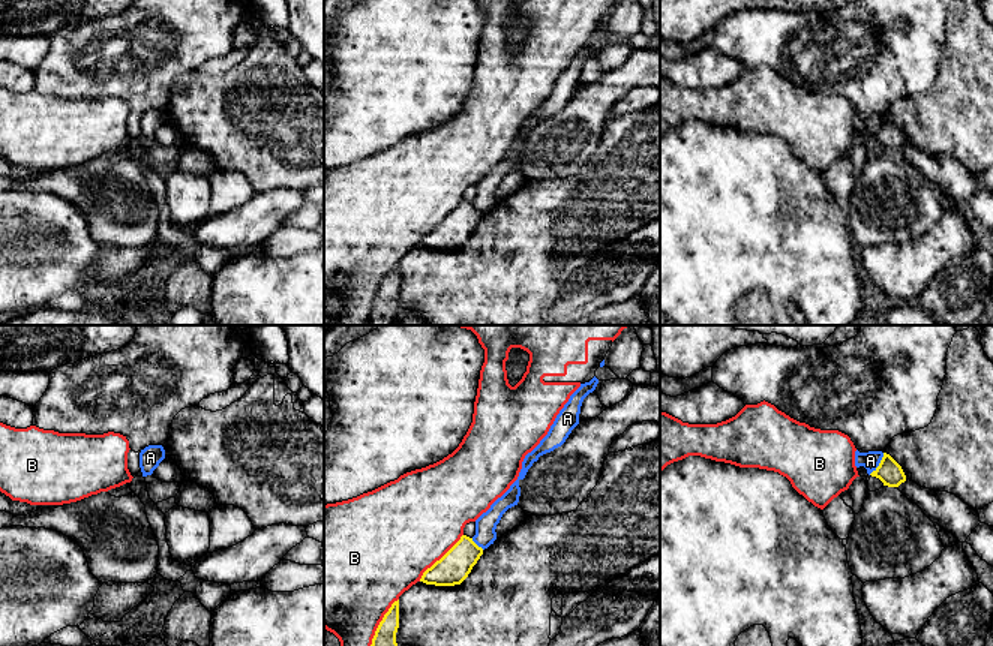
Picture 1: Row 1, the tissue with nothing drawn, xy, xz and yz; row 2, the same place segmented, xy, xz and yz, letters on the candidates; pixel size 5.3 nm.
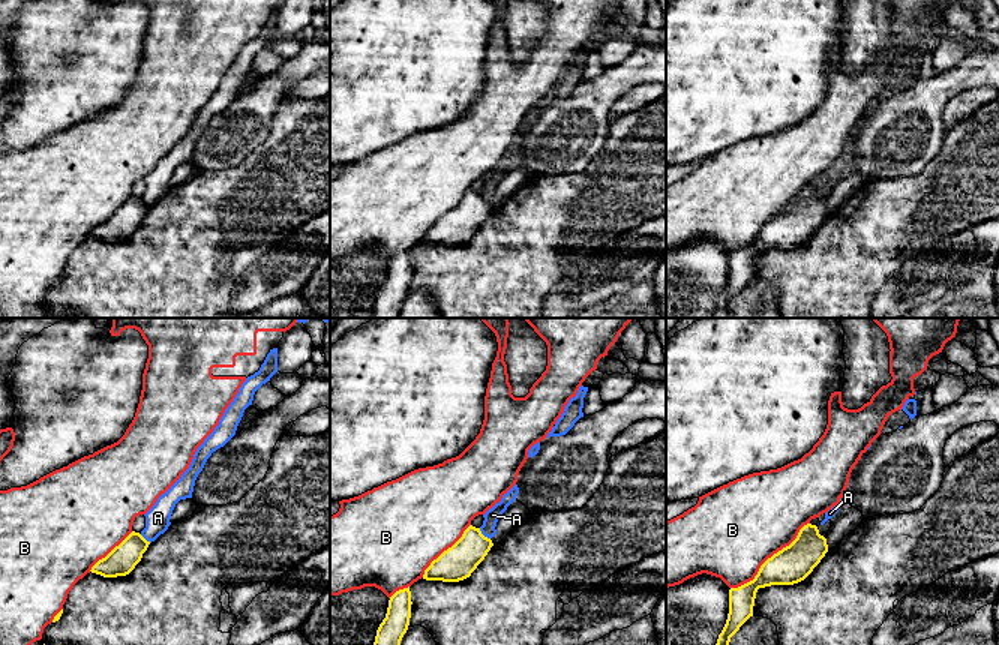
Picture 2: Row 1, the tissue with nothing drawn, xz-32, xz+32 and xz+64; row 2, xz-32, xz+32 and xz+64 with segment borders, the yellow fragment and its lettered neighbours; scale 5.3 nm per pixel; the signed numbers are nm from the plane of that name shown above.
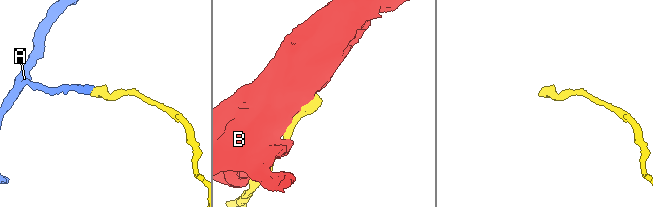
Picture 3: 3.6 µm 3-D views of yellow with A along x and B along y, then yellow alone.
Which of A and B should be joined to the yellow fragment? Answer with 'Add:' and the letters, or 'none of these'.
Add: none of these

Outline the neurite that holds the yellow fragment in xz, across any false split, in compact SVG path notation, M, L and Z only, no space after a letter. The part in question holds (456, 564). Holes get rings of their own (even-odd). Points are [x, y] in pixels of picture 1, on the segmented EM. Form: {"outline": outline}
{"outline": "M462 535L440 561L423 573L420 582L435 586L460 585L482 555L483 549L472 538Z"}

